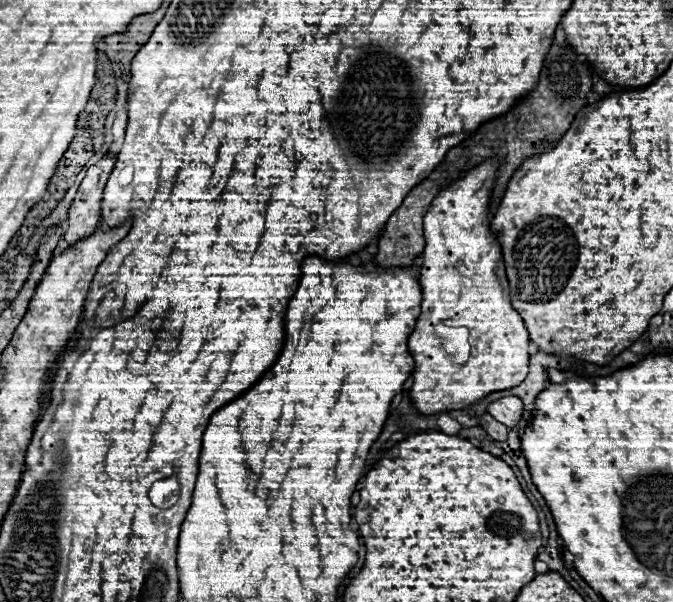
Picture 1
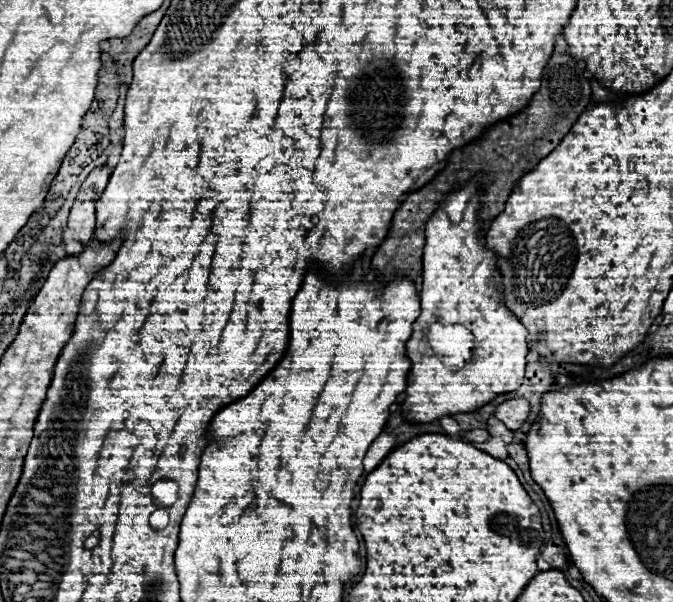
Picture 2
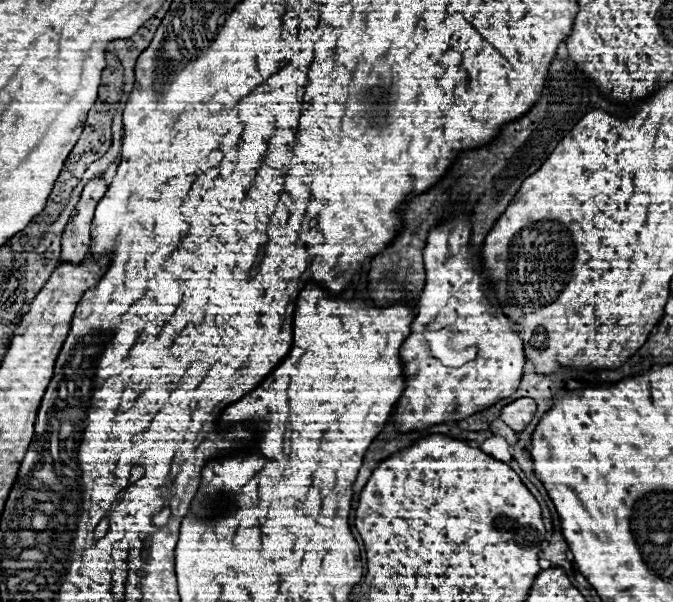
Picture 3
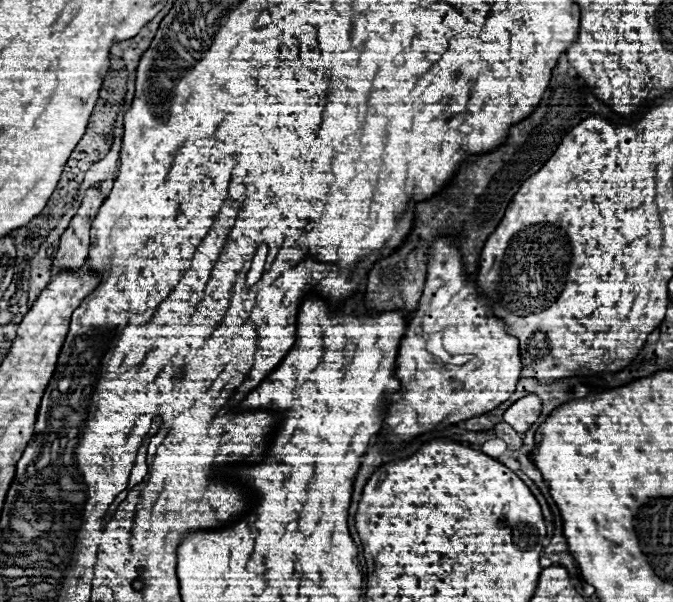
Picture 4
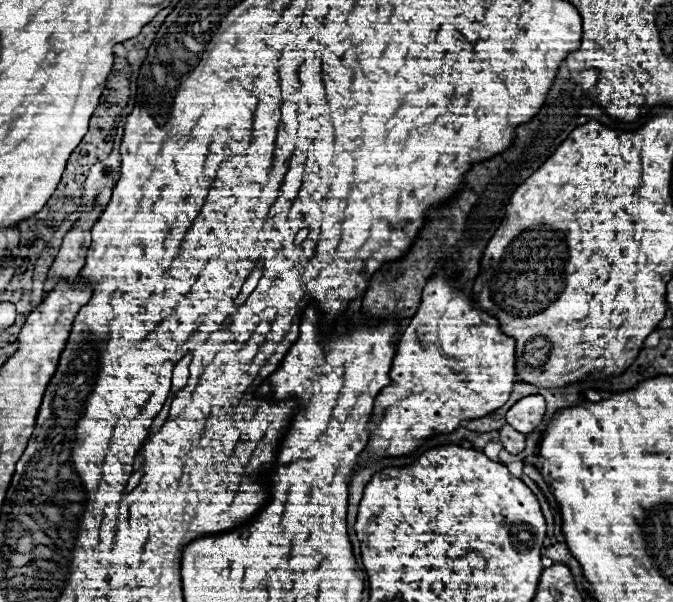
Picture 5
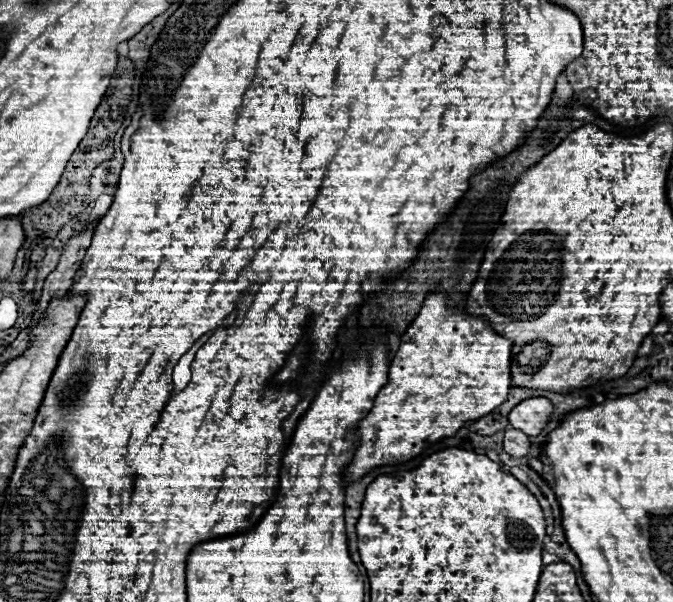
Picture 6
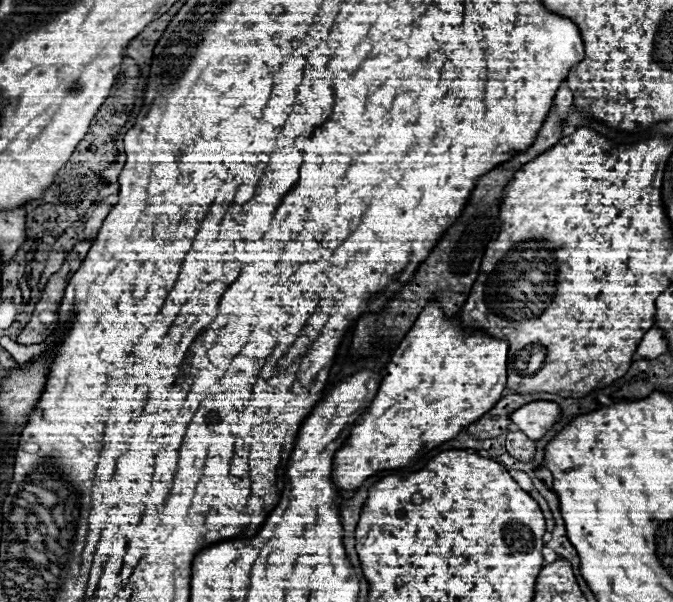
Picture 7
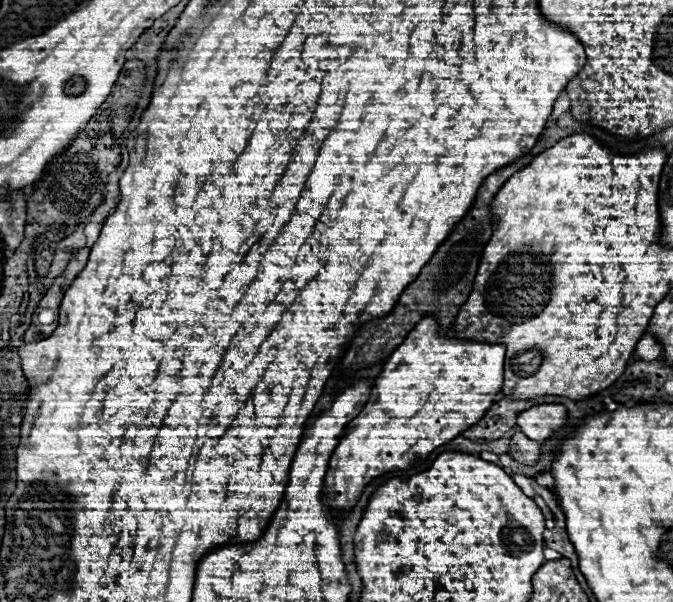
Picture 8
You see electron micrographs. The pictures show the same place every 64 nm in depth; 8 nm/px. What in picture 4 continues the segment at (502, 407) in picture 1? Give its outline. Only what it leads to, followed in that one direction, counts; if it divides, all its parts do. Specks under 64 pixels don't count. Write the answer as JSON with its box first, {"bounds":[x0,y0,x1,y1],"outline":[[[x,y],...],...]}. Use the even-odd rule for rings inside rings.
{"bounds":[504,394,542,432],"outline":[[[534,394],[524,396],[522,400],[516,400],[504,412],[504,422],[510,424],[516,432],[526,432],[540,416],[540,408],[542,408],[542,402],[538,396],[534,396]]]}

